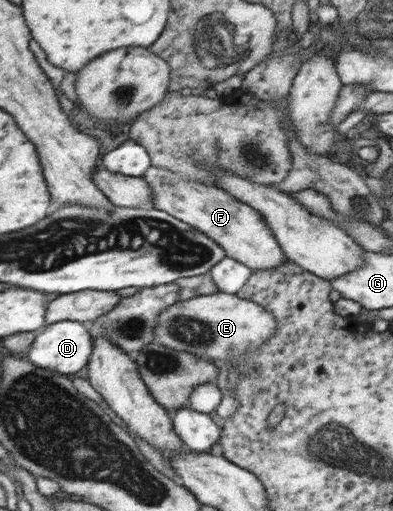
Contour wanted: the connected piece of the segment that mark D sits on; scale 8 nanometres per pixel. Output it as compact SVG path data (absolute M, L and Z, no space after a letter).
M58 321L45 326L44 332L37 336L27 356L33 365L41 369L70 376L88 367L93 352L94 338L90 334L88 324L80 321Z

